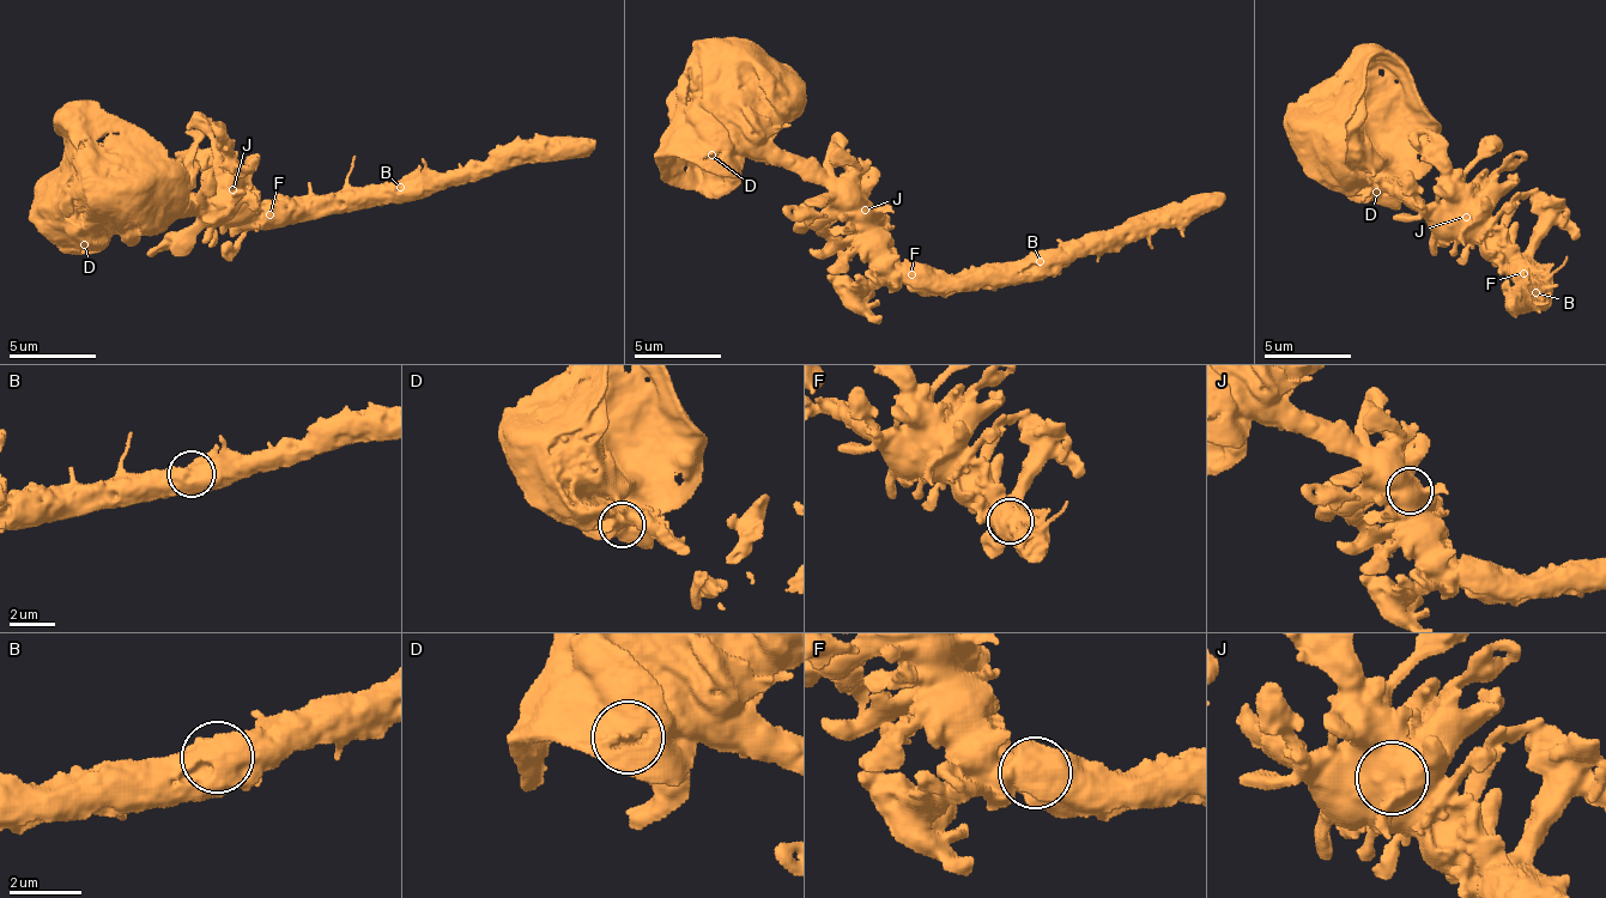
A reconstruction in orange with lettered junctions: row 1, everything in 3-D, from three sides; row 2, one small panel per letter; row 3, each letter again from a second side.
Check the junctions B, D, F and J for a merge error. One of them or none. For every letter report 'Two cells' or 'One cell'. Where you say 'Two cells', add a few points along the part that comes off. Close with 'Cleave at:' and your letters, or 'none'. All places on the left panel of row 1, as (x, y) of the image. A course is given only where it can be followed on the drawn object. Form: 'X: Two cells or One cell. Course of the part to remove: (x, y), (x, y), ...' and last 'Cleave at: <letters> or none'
B: One cell
D: One cell
F: One cell
J: One cell
Cleave at: none

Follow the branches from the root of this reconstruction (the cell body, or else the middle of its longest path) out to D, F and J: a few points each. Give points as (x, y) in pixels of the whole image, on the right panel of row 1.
D: (1337, 127), (1341, 122), (1358, 126), (1357, 158), (1373, 169), (1373, 189), (1376, 192)
F: (1337, 127), (1359, 127), (1359, 156), (1374, 182), (1465, 222), (1522, 274)
J: (1337, 127), (1350, 122), (1359, 127), (1359, 156), (1373, 170), (1369, 176), (1374, 182), (1466, 217)

